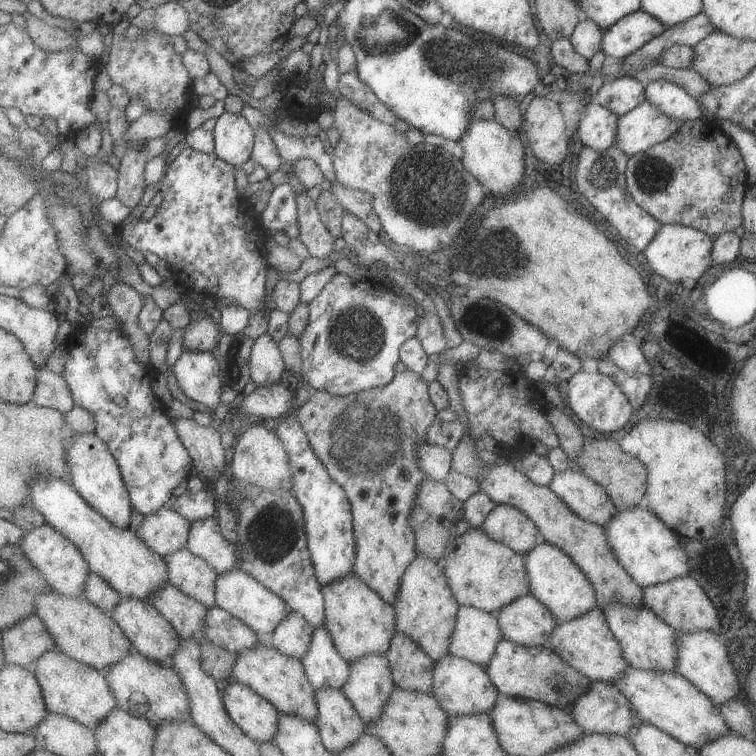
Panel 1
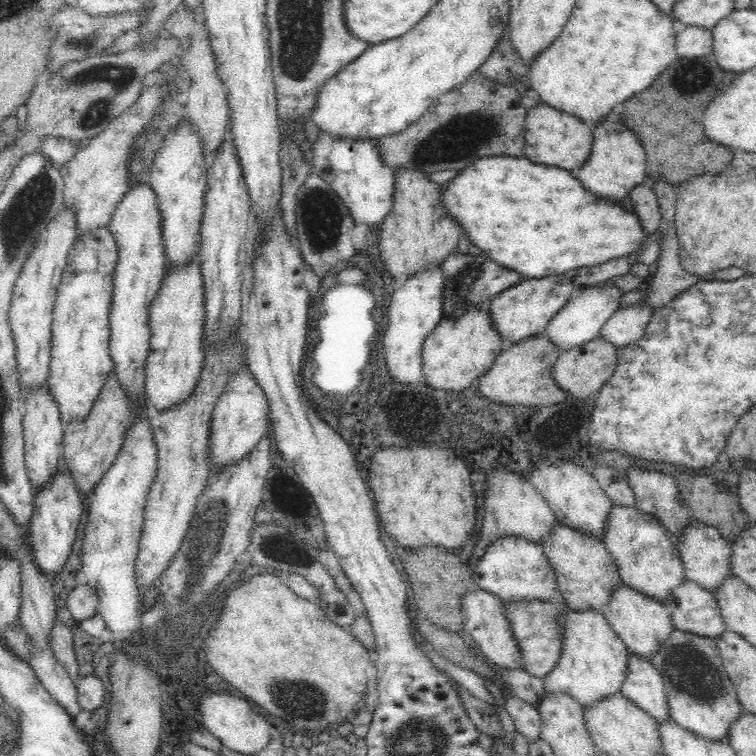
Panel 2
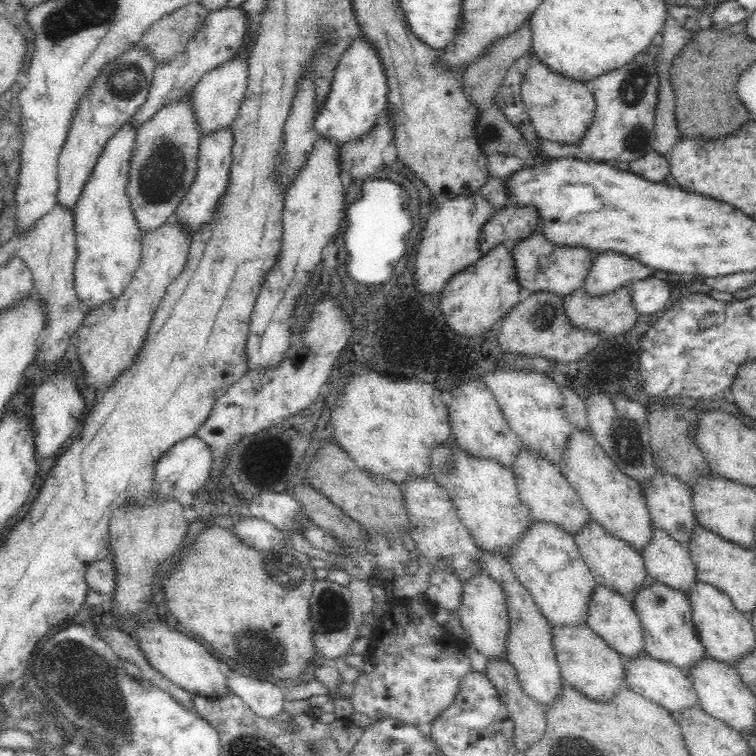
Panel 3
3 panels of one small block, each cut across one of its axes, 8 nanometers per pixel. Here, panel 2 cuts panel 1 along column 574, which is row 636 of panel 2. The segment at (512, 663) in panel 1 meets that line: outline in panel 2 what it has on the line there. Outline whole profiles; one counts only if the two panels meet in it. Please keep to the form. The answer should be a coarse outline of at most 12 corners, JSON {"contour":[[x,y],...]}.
{"contour":[[674,629],[650,661],[707,741],[744,712],[717,641]]}

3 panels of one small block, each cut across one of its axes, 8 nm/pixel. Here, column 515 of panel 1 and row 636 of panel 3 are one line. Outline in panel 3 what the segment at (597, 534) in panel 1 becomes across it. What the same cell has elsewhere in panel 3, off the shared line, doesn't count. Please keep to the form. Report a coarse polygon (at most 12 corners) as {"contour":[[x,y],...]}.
{"contour":[[484,572],[463,584],[458,617],[471,646],[507,660],[508,597]]}

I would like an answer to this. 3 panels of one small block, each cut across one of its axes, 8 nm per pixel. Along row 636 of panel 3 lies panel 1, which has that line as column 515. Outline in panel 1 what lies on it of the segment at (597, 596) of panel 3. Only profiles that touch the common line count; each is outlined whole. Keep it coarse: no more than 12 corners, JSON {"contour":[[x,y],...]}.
{"contour":[[531,594],[501,607],[503,639],[547,646],[559,624]]}

